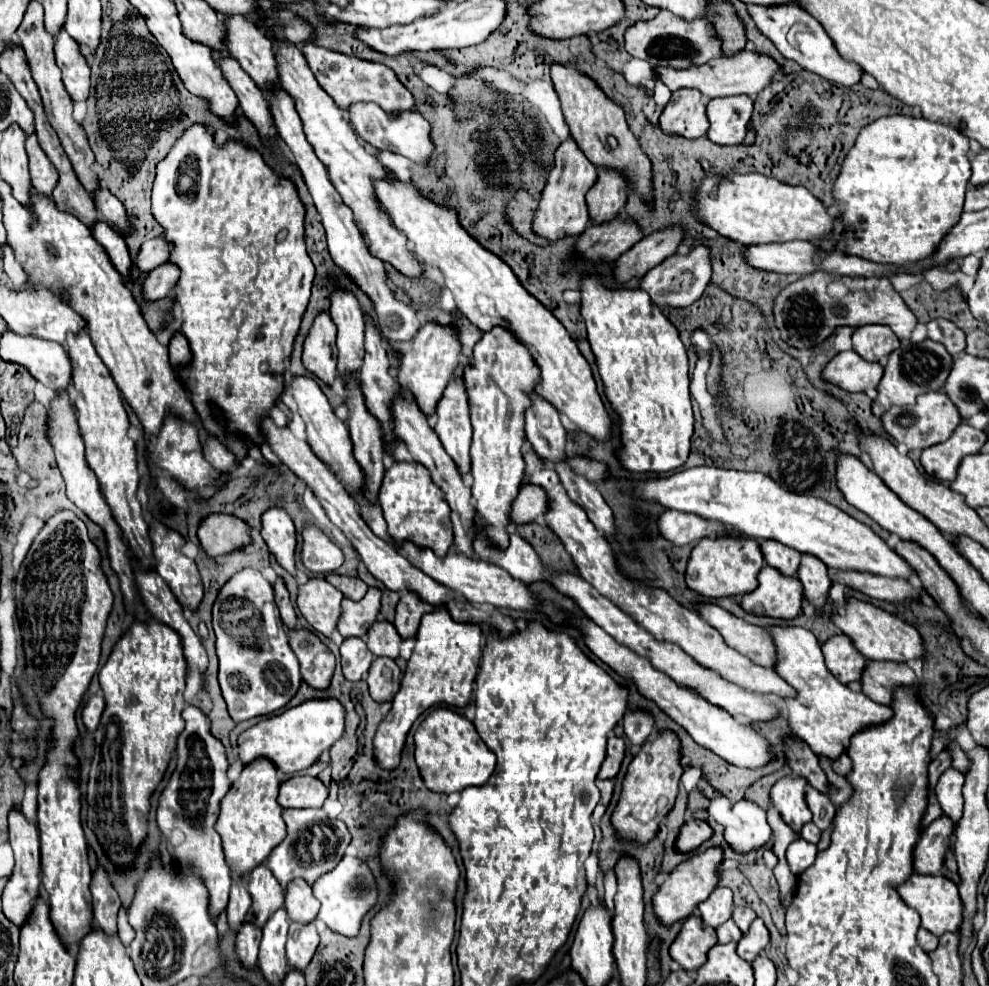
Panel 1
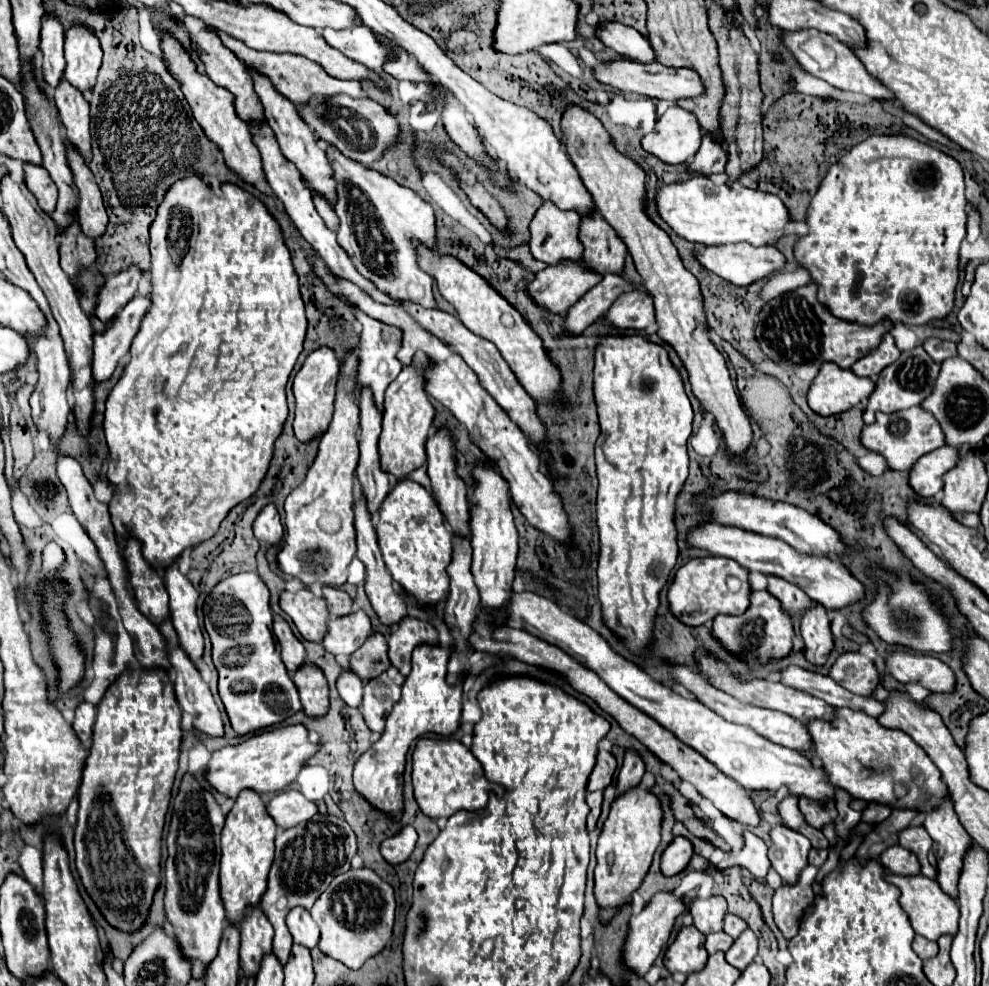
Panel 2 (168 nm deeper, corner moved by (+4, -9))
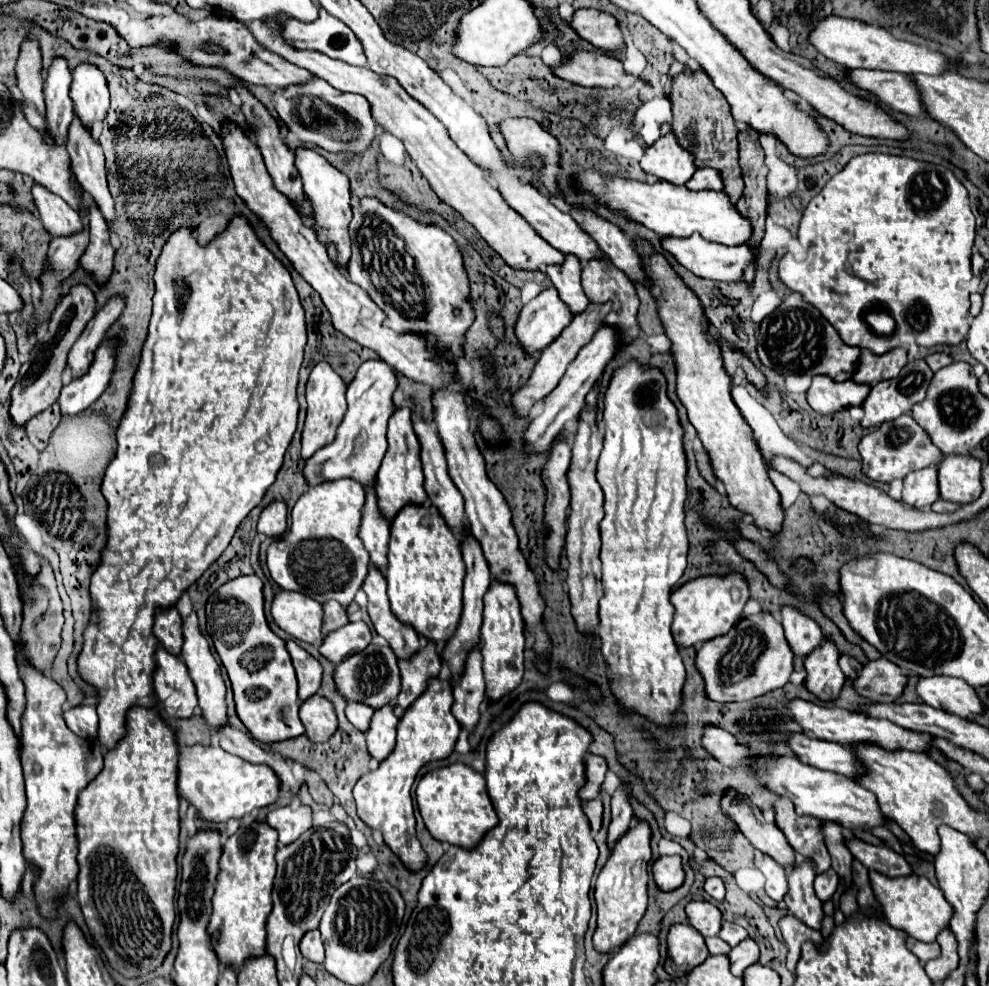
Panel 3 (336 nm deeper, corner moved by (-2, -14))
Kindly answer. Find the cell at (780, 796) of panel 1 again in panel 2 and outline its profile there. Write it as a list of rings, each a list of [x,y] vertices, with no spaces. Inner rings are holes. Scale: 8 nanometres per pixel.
[[[782,822],[770,830],[770,838],[772,846],[768,850],[768,856],[774,870],[782,876],[784,882],[796,882],[800,870],[808,862],[810,840],[804,834],[798,834],[796,830],[784,826]]]

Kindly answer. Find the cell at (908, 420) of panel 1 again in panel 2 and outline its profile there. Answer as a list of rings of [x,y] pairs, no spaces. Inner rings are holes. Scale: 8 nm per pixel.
[[[914,406],[914,408],[894,412],[894,414],[878,412],[876,422],[870,424],[870,426],[864,426],[862,444],[872,452],[882,454],[888,460],[890,468],[910,470],[920,456],[944,446],[946,438],[944,438],[944,432],[942,432],[940,424],[934,418],[934,414],[926,412],[922,406]]]

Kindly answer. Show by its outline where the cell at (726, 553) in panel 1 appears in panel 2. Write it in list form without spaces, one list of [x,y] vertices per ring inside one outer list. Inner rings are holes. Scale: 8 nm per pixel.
[[[706,556],[698,558],[696,562],[690,560],[686,562],[674,576],[674,582],[670,584],[668,590],[668,602],[670,602],[670,612],[678,616],[684,624],[688,626],[700,626],[710,620],[714,620],[718,614],[744,614],[746,608],[750,606],[750,582],[748,582],[748,570],[738,566],[738,562],[730,558],[720,558],[720,556]],[[728,576],[740,578],[742,586],[740,590],[732,592],[726,584]]]

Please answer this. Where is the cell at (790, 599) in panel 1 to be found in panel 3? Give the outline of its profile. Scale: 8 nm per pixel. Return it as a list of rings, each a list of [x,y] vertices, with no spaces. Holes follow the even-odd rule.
[[[764,611],[740,619],[726,635],[706,641],[696,653],[696,669],[704,679],[704,691],[716,703],[748,701],[784,687],[792,673],[792,661],[780,621]]]

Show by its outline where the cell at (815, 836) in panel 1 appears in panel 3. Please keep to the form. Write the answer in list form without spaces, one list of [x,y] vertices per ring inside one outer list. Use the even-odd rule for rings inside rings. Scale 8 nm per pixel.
[[[828,869],[828,873],[818,875],[814,879],[814,891],[822,903],[830,901],[832,895],[836,893],[836,889],[838,889],[838,875],[832,869]]]

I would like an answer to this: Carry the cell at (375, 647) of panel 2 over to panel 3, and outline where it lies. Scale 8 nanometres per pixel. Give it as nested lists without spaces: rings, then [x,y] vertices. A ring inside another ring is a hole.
[[[372,643],[360,653],[354,653],[334,669],[336,691],[350,703],[364,703],[372,709],[380,709],[386,703],[392,703],[400,693],[400,673],[398,673],[398,659],[392,655],[392,649],[382,643]]]

